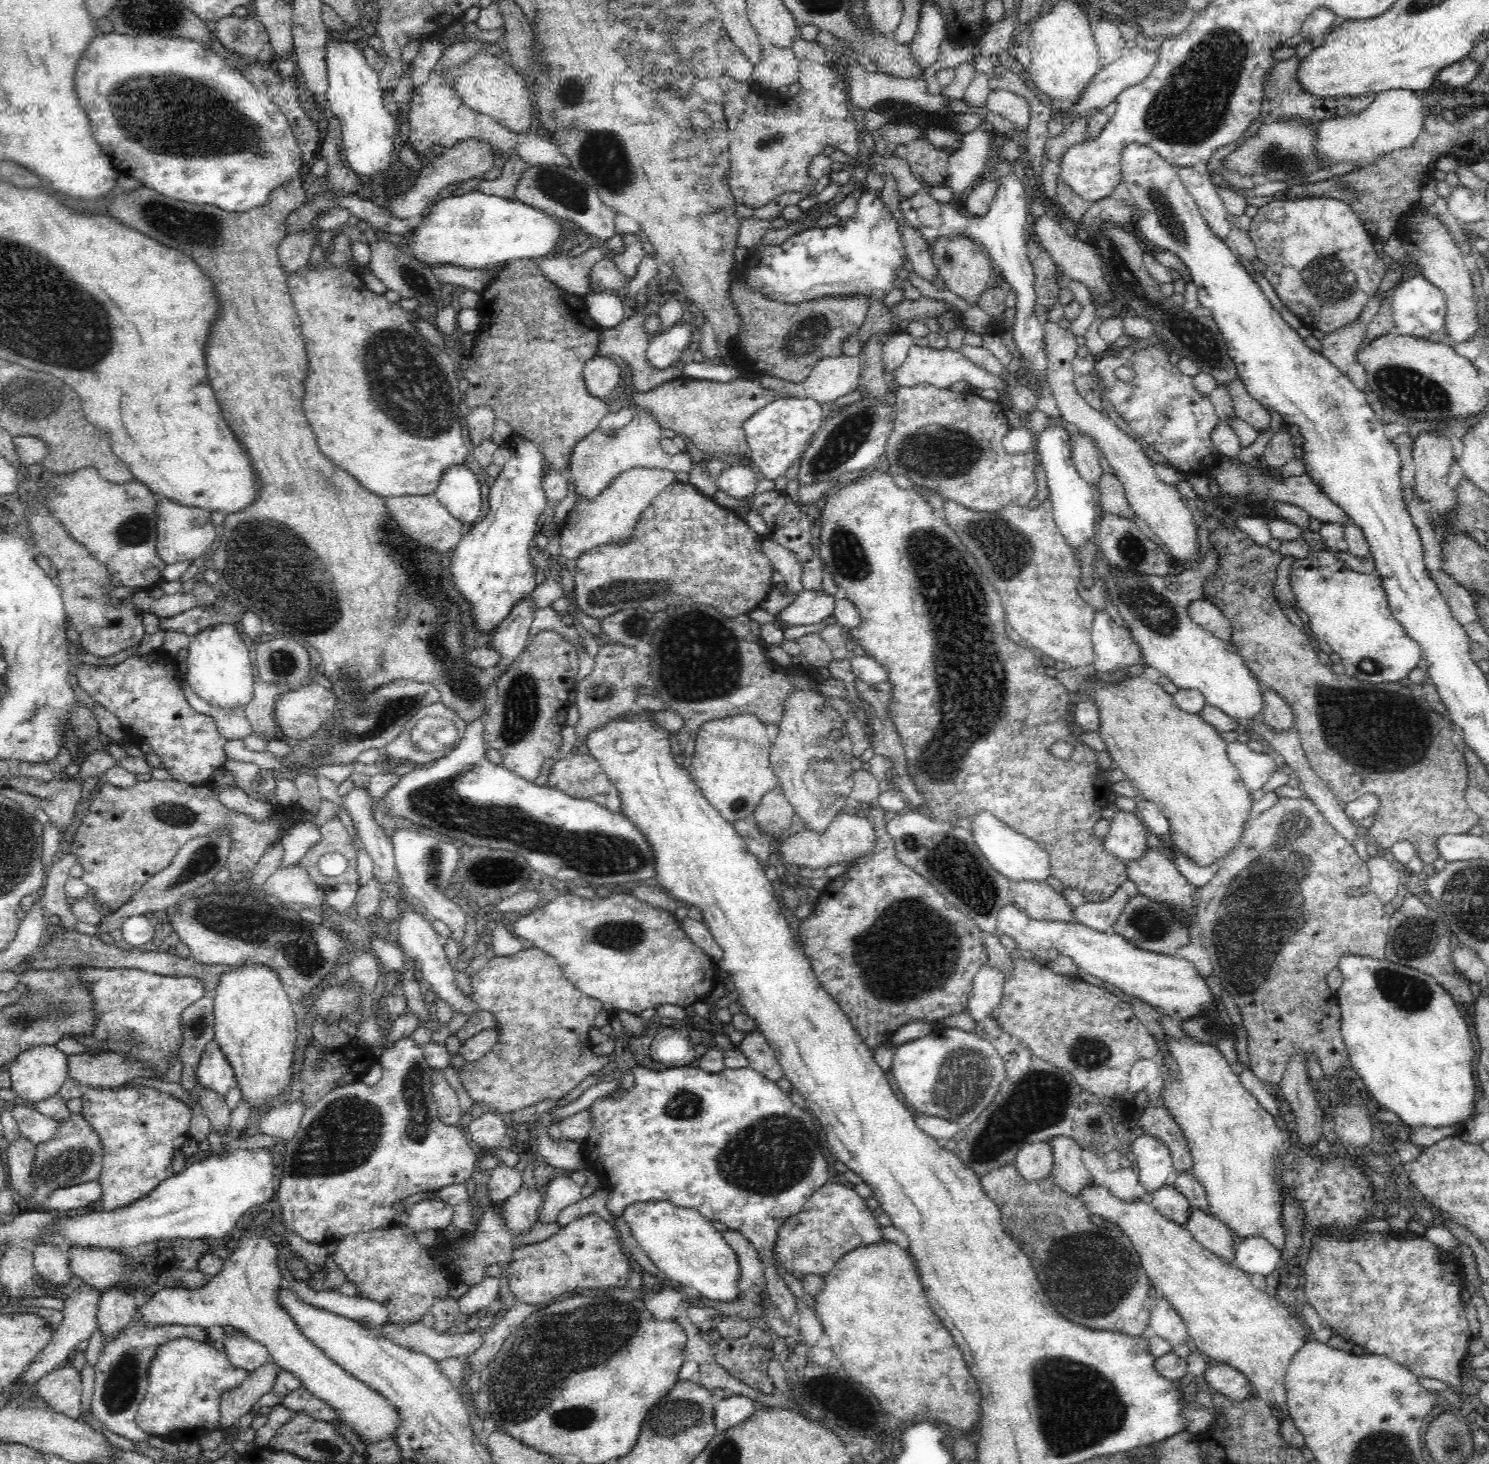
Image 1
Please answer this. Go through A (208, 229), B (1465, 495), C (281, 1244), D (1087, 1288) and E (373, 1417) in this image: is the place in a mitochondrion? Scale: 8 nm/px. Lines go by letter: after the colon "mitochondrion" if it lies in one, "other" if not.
A: mitochondrion
B: other
C: other
D: mitochondrion
E: other

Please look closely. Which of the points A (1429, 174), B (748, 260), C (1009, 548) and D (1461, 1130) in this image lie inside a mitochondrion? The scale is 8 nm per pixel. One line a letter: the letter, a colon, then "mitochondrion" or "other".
A: other
B: other
C: mitochondrion
D: other

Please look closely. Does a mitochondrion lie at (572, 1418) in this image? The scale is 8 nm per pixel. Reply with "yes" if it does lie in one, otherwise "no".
yes

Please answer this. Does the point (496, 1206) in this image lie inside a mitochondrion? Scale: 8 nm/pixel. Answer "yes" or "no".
no

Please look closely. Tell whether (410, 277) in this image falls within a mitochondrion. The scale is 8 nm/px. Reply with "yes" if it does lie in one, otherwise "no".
yes

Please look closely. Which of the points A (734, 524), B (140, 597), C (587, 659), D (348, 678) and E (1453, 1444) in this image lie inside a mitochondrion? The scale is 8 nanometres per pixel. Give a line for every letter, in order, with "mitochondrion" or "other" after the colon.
A: other
B: other
C: other
D: mitochondrion
E: mitochondrion

